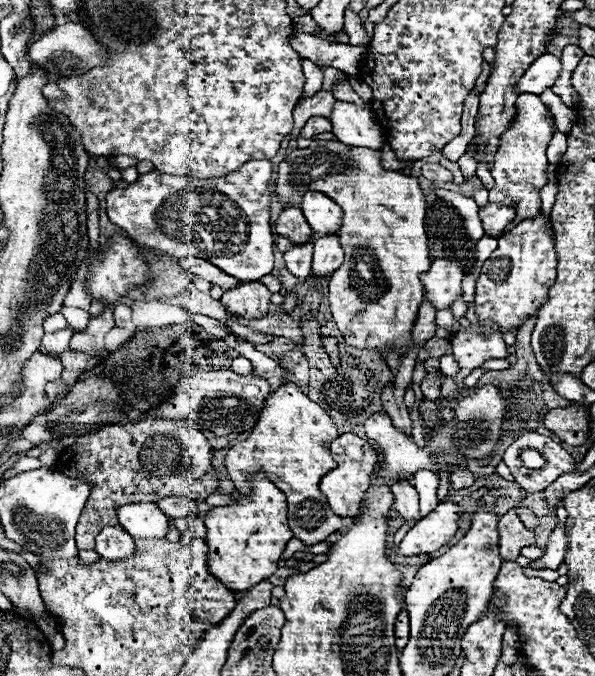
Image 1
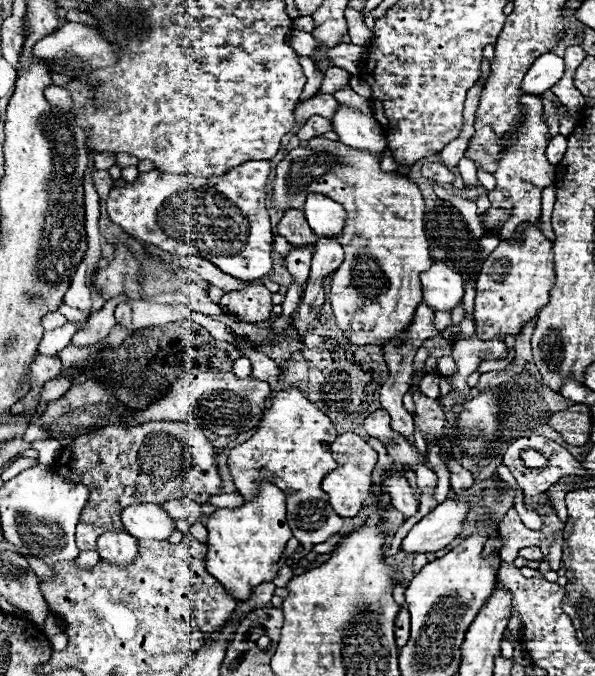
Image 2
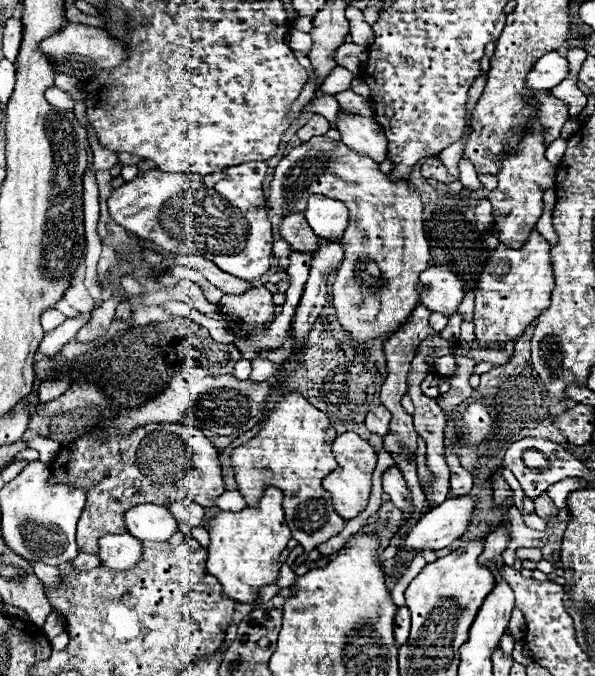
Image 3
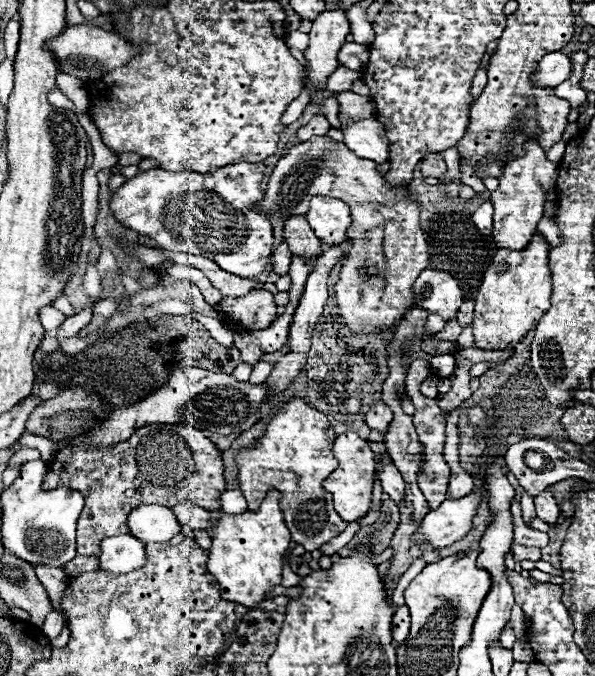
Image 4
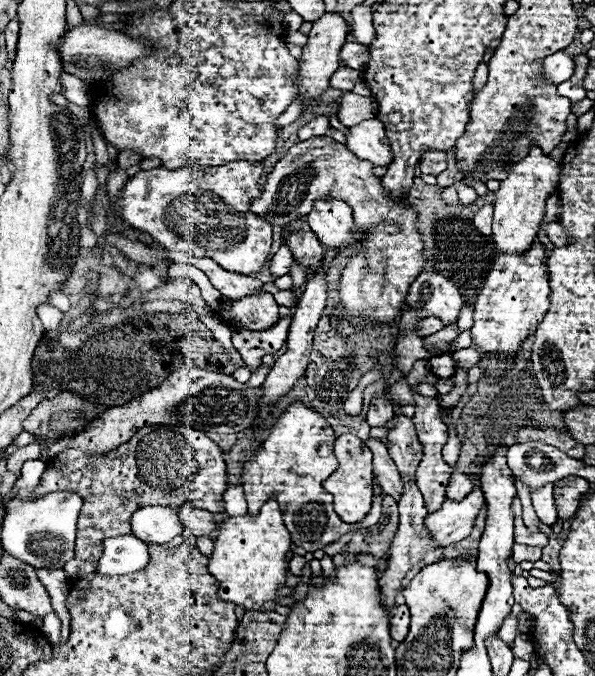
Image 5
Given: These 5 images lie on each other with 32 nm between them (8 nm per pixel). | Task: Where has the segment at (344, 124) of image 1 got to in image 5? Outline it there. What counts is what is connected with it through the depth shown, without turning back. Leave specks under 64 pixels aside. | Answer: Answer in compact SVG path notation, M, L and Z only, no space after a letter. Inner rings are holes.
M377 117L370 118L352 126L350 136L346 136L348 148L360 158L370 160L374 166L392 164L390 142L384 132L384 124Z

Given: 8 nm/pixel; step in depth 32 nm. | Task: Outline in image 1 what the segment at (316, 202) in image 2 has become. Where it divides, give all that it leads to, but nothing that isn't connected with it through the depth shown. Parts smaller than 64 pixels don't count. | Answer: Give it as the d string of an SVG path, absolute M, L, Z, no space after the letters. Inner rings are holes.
M306 192L302 202L302 212L312 226L312 230L320 236L324 234L338 234L342 226L342 208L320 192Z

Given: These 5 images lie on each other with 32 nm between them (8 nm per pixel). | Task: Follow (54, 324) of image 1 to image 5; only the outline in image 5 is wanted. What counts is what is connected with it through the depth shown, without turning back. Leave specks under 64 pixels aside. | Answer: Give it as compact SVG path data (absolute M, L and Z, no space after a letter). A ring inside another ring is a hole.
M40 304L38 306L38 318L40 322L44 324L46 330L56 330L60 326L60 320L62 320L62 312L58 308L54 308L52 304Z

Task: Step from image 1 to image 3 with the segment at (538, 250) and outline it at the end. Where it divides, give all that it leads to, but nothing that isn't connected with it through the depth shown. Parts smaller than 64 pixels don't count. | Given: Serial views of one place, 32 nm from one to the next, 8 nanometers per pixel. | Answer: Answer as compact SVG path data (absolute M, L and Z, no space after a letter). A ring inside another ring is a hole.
M536 230L530 232L528 242L518 248L498 246L484 272L476 290L476 310L474 310L474 334L478 344L506 344L516 342L526 328L550 306L550 292L554 286L552 266L550 266L550 244Z

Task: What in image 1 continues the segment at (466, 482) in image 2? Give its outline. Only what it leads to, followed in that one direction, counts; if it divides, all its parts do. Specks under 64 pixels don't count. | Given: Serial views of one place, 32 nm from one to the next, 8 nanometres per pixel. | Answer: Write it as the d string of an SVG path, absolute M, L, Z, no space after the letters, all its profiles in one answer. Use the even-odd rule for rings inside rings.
M452 466L450 468L450 482L452 482L452 486L456 488L456 490L460 490L460 488L470 488L472 484L474 484L474 476L472 476L472 472L468 472L468 470L464 470L464 468L460 468L460 466Z

